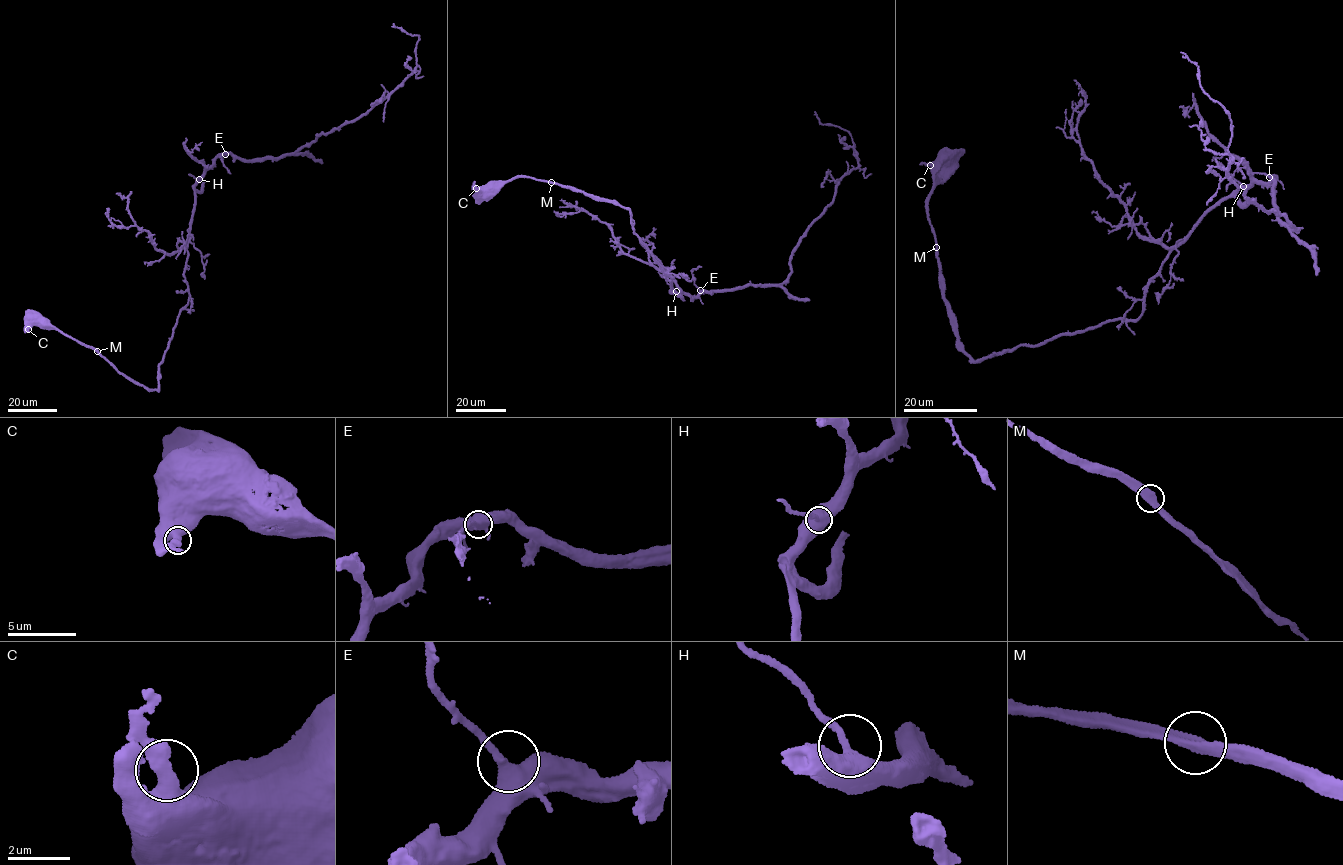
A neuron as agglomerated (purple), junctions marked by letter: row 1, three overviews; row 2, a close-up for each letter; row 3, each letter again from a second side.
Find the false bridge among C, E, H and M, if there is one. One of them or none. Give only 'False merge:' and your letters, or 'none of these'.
False merge: none of these

